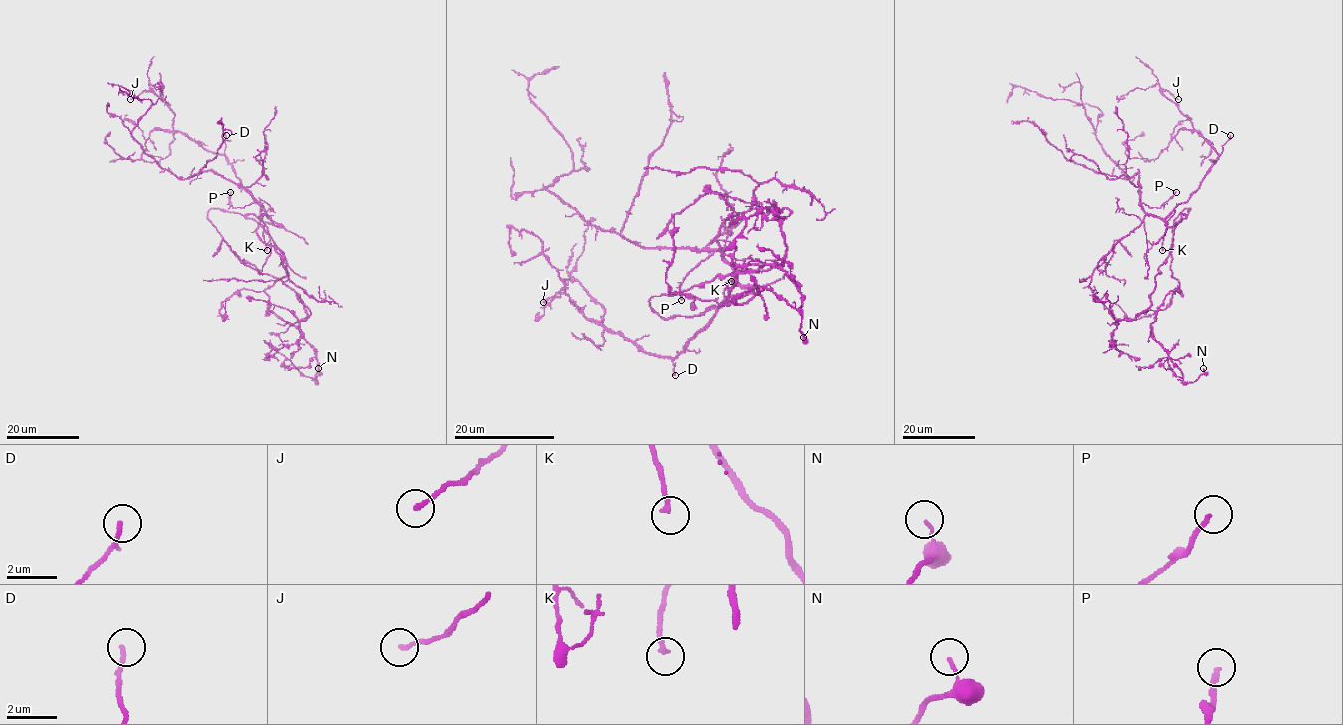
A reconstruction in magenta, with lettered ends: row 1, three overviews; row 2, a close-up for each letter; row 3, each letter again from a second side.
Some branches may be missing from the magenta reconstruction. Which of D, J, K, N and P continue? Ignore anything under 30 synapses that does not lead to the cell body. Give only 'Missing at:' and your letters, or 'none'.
Missing at: none

